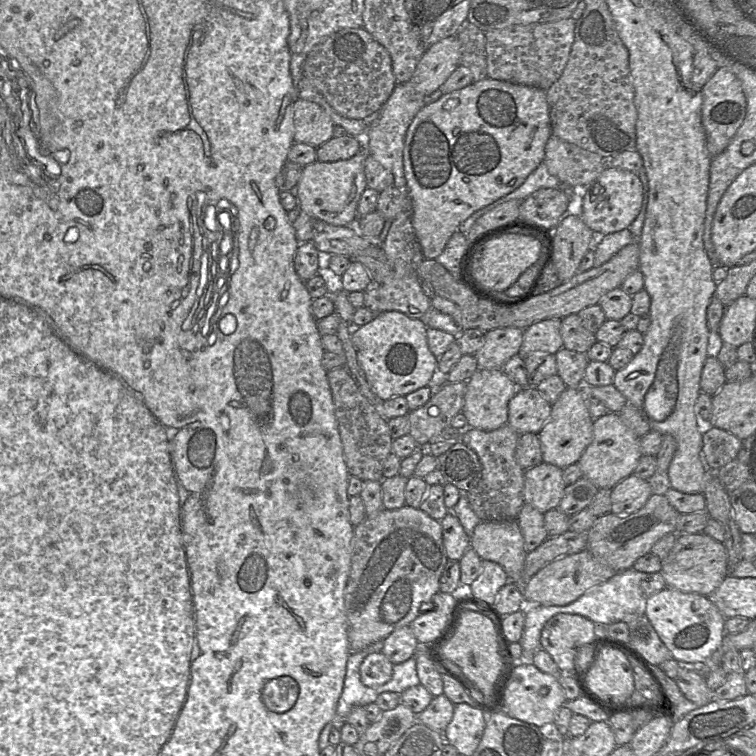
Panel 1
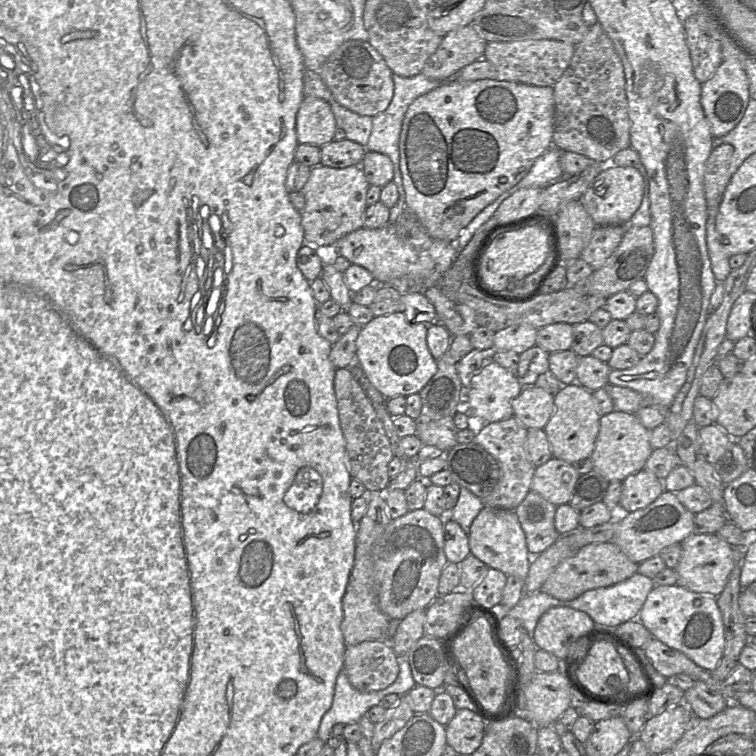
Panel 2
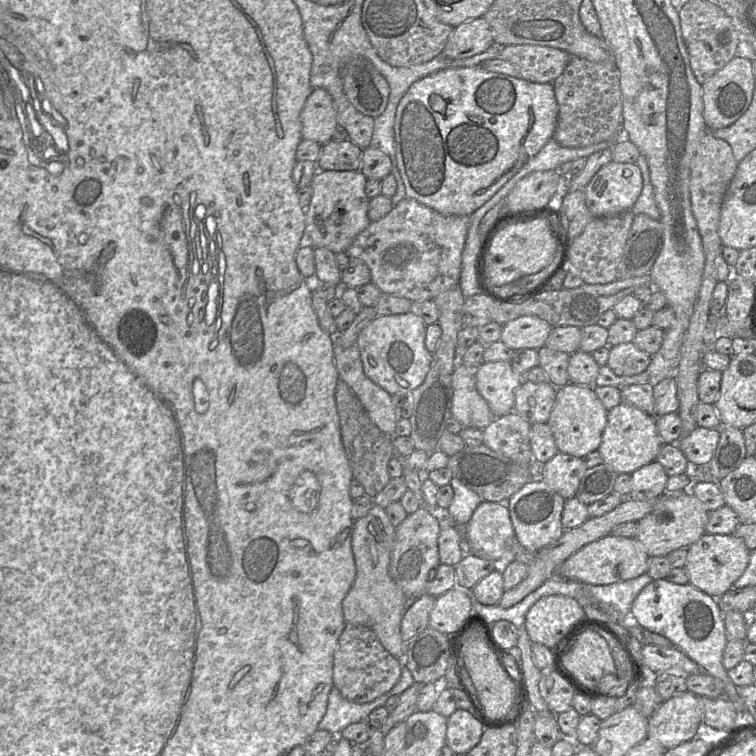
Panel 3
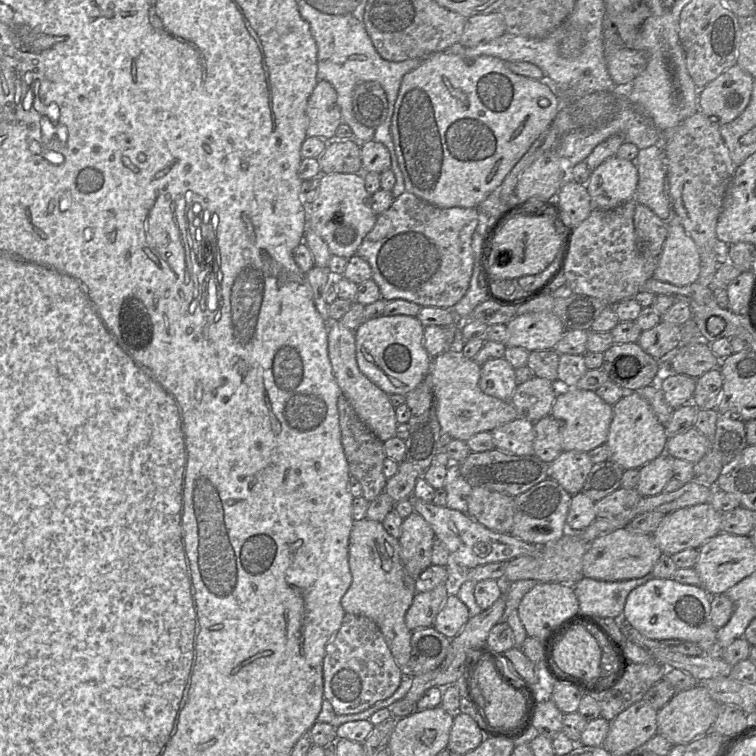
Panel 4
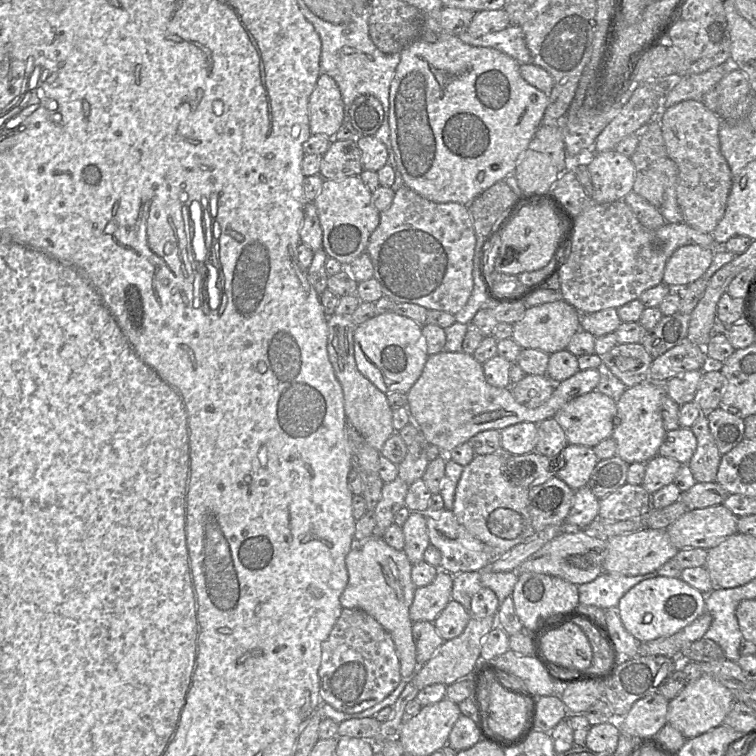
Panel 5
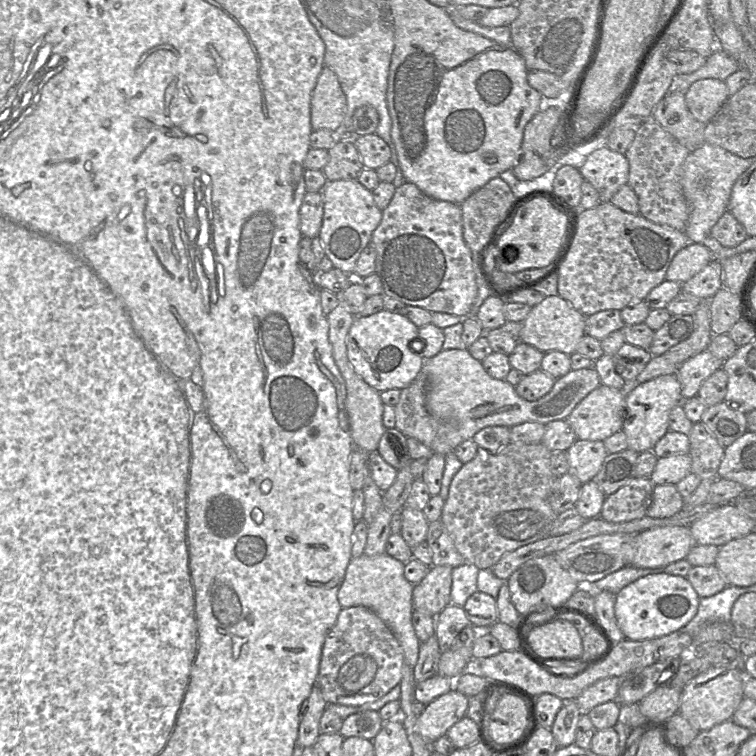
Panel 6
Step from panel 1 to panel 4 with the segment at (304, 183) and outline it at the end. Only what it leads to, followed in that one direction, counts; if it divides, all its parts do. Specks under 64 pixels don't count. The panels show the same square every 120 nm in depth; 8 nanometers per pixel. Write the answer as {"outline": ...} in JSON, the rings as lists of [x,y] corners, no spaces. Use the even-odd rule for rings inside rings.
{"outline":[[[362,173],[321,174],[318,194],[308,206],[308,226],[327,244],[332,255],[346,259],[356,254],[364,237],[374,227],[377,216],[371,208],[371,195],[366,191]]]}

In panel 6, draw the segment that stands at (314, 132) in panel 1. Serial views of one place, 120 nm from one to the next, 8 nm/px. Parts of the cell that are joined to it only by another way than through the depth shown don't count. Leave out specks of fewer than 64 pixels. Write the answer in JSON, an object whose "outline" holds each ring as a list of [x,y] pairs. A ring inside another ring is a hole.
{"outline":[[[324,65],[311,96],[313,131],[335,132],[342,124],[347,108],[346,96],[336,74]]]}

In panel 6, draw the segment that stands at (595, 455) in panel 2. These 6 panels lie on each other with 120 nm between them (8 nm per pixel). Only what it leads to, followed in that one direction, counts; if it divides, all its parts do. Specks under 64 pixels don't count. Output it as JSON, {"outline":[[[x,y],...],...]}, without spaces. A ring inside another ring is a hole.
{"outline":[[[677,374],[660,375],[641,384],[629,385],[626,393],[625,419],[622,430],[626,434],[628,448],[641,453],[652,451],[656,443],[670,430],[670,413],[683,402]]]}

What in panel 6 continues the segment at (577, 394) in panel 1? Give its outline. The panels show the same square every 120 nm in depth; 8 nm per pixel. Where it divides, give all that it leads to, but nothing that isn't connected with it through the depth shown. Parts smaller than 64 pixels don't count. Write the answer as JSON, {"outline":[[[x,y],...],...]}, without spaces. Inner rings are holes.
{"outline":[[[599,385],[565,419],[577,439],[604,441],[622,430],[626,409],[624,390]]]}

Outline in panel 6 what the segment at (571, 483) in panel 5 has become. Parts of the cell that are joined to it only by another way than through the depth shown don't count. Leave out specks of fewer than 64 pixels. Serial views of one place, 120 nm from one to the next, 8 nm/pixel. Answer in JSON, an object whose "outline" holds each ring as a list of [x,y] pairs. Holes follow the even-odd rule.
{"outline":[[[577,439],[567,450],[568,473],[582,484],[592,480],[599,472],[608,452],[603,441]]]}

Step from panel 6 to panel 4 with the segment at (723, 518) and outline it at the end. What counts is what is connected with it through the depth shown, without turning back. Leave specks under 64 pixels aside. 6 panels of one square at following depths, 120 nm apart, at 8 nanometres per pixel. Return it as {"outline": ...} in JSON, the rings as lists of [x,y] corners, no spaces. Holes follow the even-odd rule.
{"outline":[[[709,503],[696,504],[665,514],[652,536],[663,555],[673,555],[687,548],[699,549],[707,540],[721,532],[721,521],[722,513]]]}

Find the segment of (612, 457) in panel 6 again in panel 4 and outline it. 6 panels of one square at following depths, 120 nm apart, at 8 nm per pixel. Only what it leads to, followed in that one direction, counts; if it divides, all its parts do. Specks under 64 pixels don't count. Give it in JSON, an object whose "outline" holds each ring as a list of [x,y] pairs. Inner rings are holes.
{"outline":[[[613,460],[593,464],[582,491],[594,502],[621,487],[624,469]]]}

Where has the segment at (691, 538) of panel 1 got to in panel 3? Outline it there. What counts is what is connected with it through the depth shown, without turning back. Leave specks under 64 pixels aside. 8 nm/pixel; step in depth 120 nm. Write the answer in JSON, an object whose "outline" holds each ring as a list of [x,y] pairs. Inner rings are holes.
{"outline":[[[704,533],[687,549],[684,568],[689,583],[716,599],[733,588],[734,582],[744,573],[750,556],[750,550],[744,542],[733,534]]]}

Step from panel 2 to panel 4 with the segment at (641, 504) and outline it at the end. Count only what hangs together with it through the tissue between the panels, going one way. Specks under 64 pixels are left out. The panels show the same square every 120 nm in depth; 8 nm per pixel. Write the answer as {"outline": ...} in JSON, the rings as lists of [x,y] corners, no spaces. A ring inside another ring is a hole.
{"outline":[[[667,453],[660,455],[639,468],[636,490],[641,497],[660,494],[672,477],[672,458]]]}

